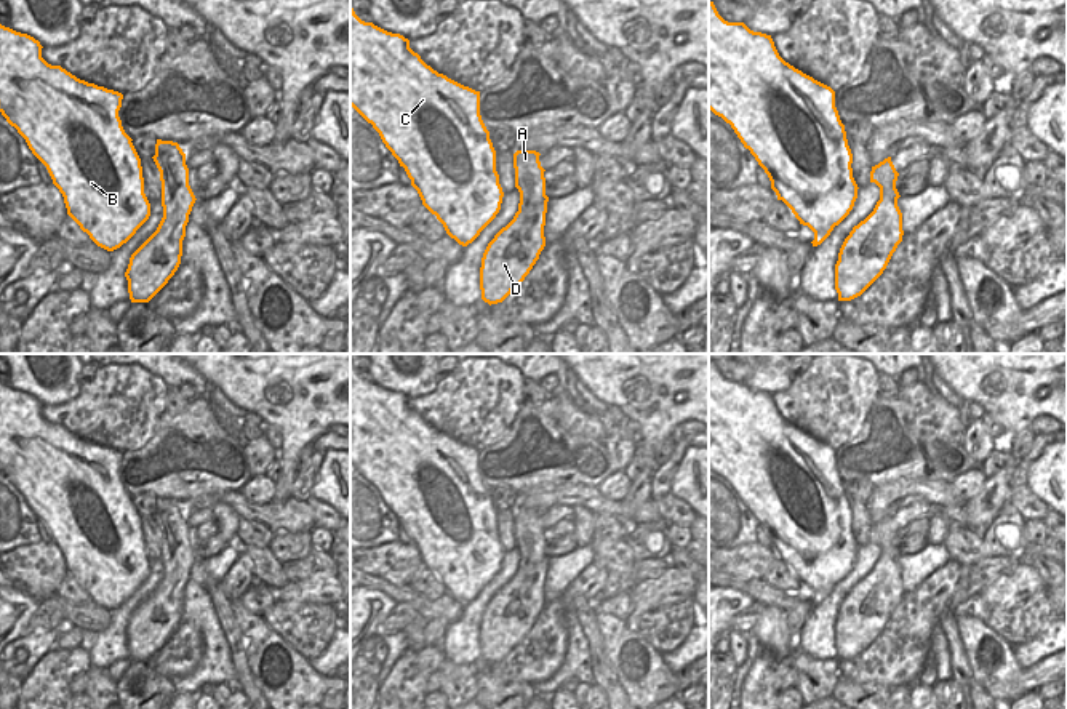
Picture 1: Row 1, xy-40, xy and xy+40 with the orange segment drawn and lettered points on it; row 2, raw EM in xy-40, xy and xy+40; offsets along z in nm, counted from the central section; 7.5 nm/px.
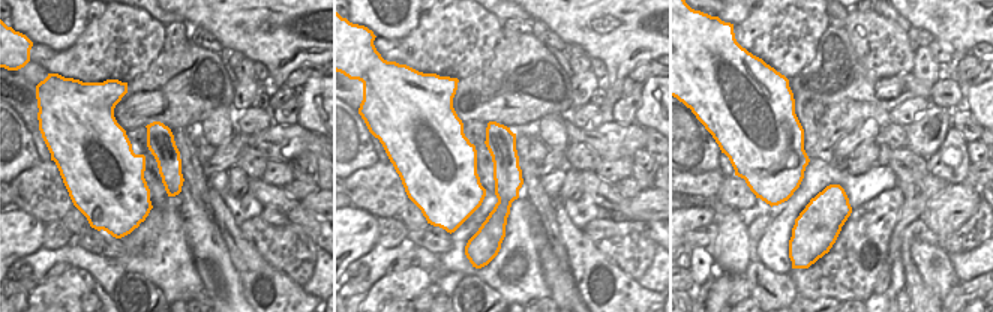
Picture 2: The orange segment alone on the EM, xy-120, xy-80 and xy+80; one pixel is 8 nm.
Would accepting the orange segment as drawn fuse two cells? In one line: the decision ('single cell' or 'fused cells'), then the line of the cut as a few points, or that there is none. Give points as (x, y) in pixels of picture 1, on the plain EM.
single cell; no cut

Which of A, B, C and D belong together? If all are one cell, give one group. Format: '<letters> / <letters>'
A B C D

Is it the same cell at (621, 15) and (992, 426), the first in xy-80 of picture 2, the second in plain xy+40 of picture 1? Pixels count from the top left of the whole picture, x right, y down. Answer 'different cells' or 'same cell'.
different cells

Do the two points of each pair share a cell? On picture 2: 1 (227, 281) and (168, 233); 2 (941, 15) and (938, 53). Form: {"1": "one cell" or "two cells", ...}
{"1": "two cells", "2": "two cells"}

